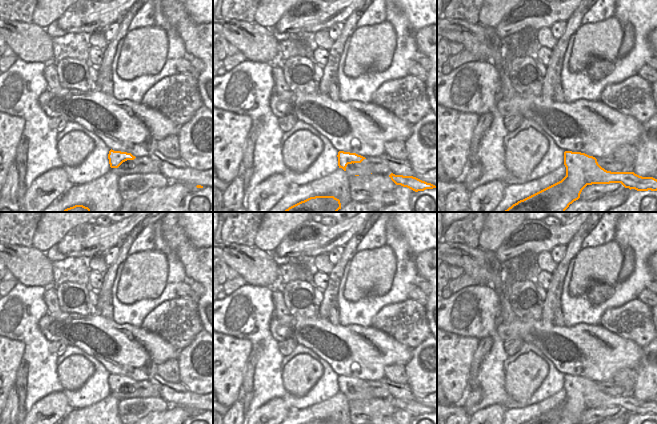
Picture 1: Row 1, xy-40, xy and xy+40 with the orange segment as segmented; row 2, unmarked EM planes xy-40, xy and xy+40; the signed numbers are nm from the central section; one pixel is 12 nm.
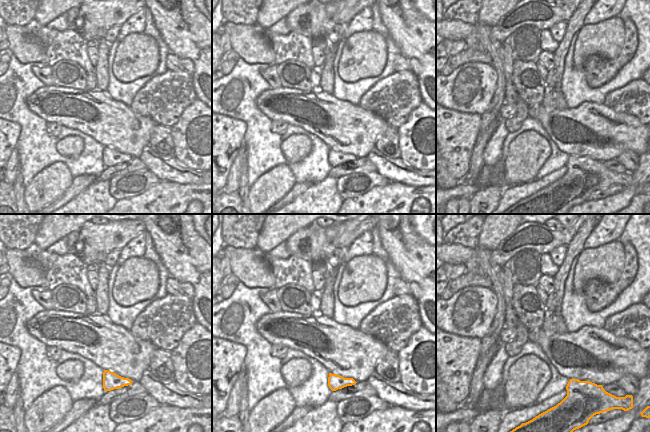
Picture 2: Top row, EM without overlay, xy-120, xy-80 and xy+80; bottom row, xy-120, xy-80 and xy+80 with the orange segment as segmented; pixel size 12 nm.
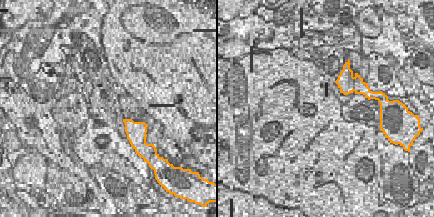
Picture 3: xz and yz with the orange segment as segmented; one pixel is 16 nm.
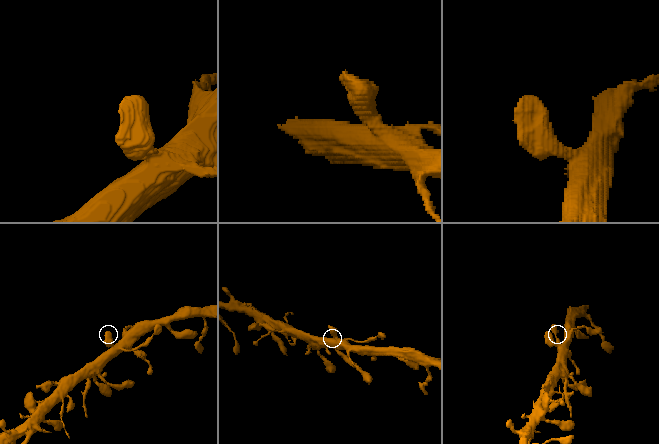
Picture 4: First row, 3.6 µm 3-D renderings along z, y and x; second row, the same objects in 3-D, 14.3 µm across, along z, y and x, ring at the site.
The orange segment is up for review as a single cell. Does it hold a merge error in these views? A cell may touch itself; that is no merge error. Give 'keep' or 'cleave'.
keep

